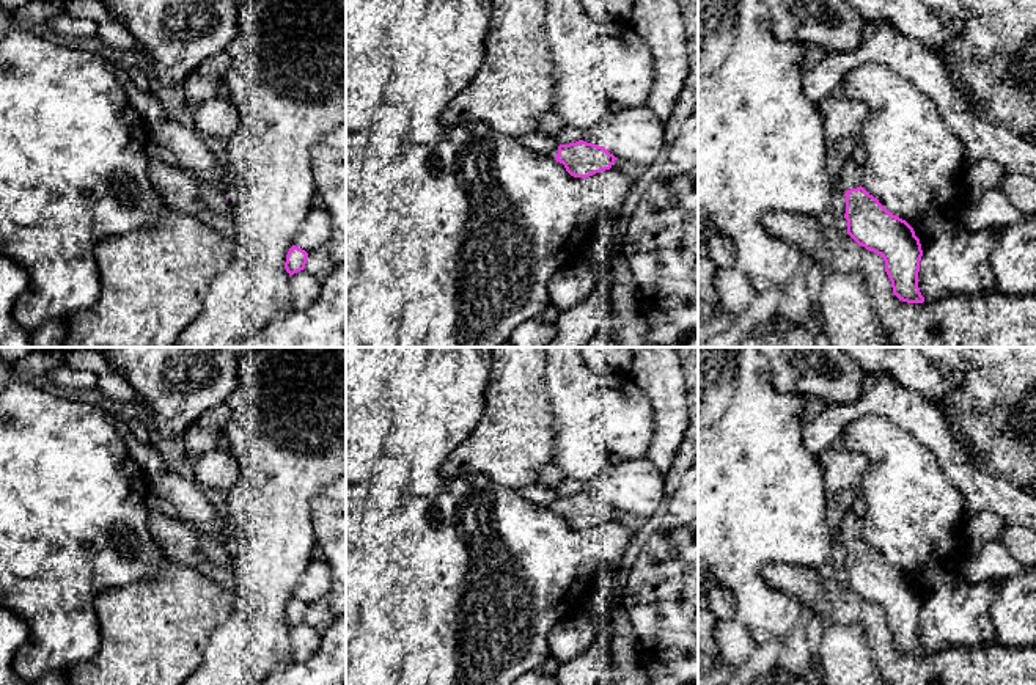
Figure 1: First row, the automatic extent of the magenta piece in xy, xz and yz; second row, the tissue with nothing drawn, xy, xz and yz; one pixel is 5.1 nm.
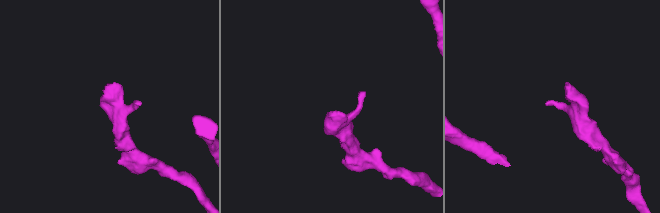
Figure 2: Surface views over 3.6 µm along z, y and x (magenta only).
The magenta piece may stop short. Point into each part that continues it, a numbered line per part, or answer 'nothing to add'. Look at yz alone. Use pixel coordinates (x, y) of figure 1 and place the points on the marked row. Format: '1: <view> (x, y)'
1: yz (851, 173)

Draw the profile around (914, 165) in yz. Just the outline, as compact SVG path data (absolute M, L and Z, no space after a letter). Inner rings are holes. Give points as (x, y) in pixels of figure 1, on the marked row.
M882 64L849 71L838 93L868 107L861 130L866 151L861 187L918 234L924 247L918 272L921 295L939 300L961 292L995 291L990 251L1001 228L972 231L964 225L962 209L970 196L964 184L968 160L964 143L950 130L934 101Z

